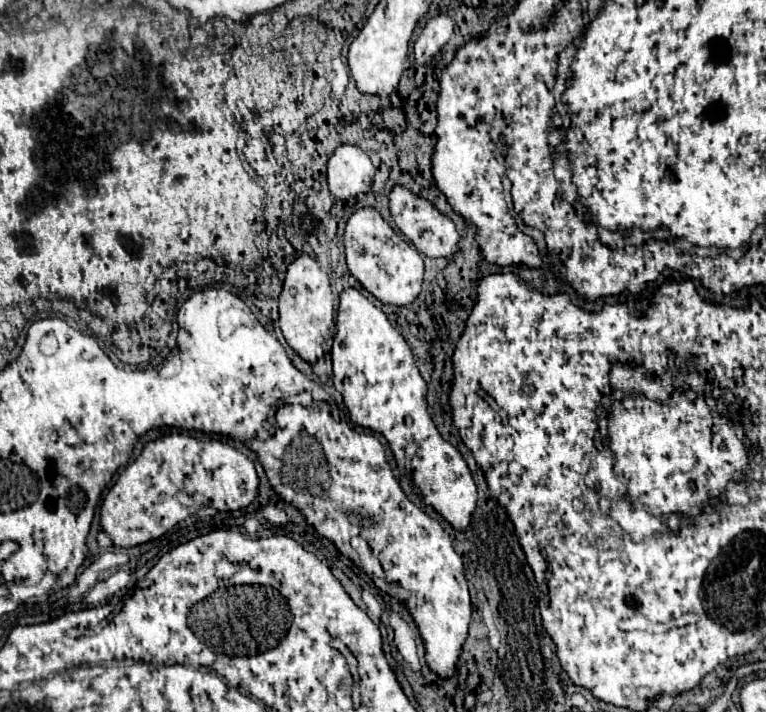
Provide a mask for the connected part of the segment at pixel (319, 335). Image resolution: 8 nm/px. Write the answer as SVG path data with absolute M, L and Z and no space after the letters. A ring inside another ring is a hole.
M302 253L298 255L284 277L284 289L280 293L280 329L286 343L308 363L323 356L324 335L334 325L334 299L328 275L318 267L316 259Z

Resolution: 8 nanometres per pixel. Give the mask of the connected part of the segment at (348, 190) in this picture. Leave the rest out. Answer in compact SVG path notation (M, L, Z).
M338 145L328 159L330 193L348 199L368 193L372 187L374 165L366 151L358 145Z

